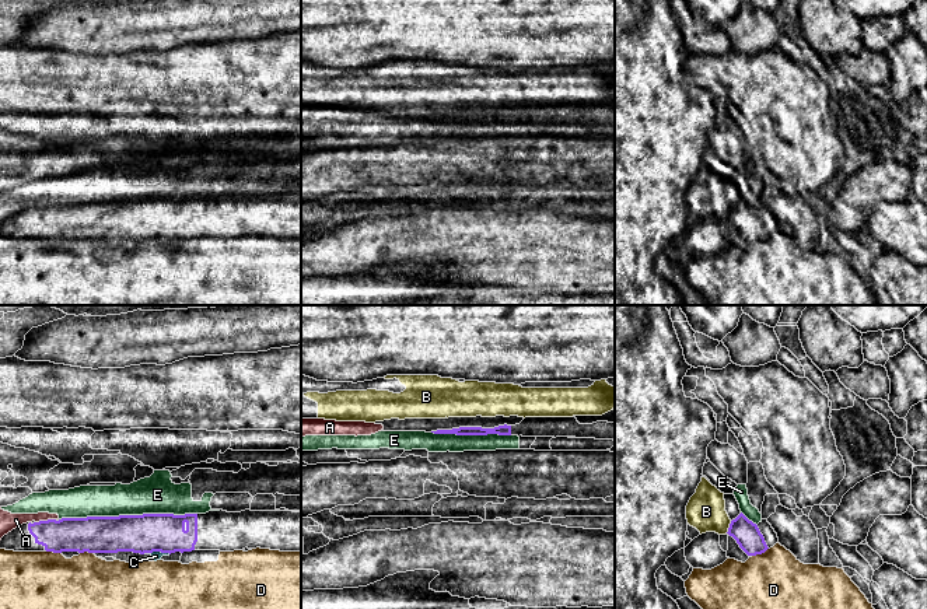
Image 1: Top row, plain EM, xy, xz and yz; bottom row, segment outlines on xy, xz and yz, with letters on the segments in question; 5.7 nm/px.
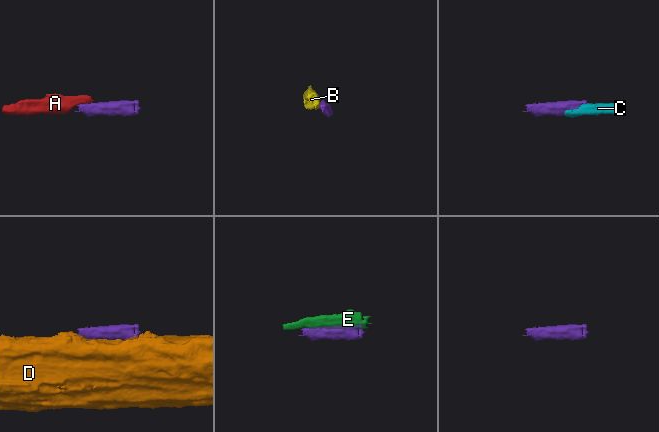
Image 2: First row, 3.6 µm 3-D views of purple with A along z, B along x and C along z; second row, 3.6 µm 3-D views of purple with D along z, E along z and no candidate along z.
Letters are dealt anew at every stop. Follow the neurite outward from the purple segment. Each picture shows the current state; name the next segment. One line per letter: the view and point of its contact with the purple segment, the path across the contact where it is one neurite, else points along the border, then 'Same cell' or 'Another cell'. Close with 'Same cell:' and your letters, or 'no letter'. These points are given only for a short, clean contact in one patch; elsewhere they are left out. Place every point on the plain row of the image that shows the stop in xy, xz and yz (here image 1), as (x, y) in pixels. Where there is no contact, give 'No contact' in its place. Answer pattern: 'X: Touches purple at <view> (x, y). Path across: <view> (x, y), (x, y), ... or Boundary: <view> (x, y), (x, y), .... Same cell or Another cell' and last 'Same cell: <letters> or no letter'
A: Touches purple at xy (45, 207). Another cell
B: Touches purple at yz (730, 213). Another cell
C: Touches purple at xy (158, 237). Same cell
D: Touches purple at yz (759, 240). Another cell
E: Touches purple at xy (128, 202). Another cell
Same cell: C

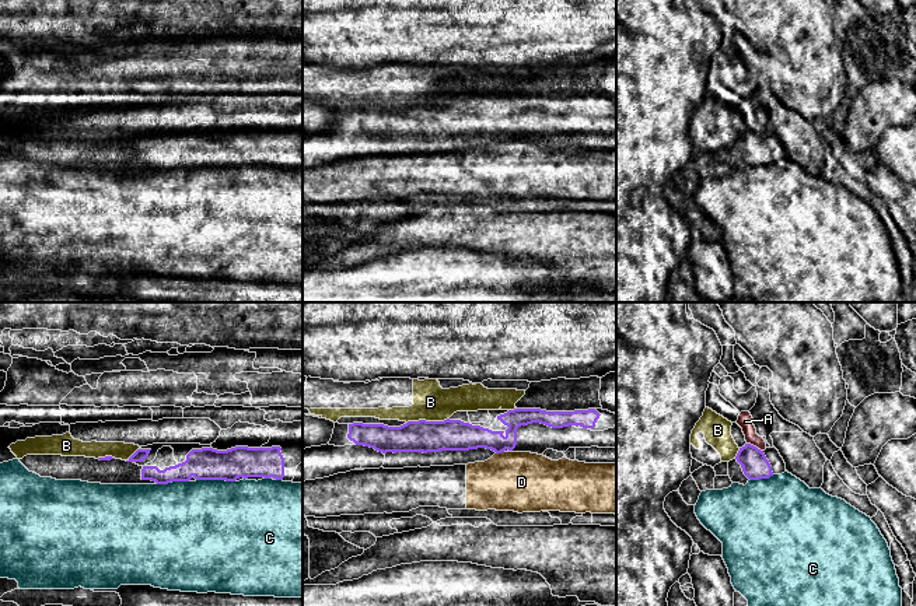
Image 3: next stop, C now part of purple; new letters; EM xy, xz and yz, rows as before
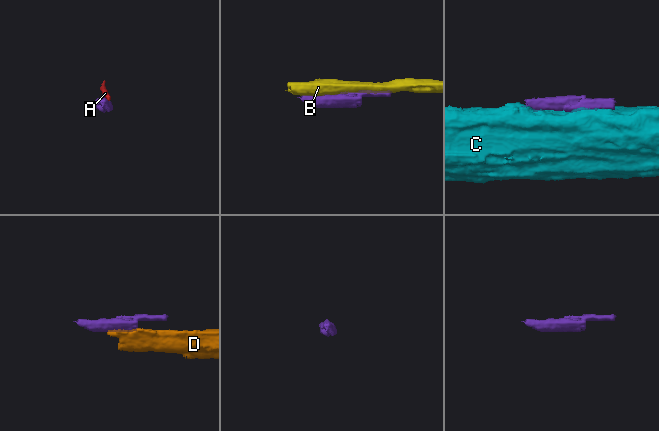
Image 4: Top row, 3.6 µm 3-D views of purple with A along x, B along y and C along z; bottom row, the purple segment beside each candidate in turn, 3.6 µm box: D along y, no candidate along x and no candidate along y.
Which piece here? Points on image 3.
A: Touches purple at yz (755, 133). Another cell
B: Touches purple at xz (427, 108). Boundary: xz (448, 104), (443, 107), (409, 107), (406, 109). Another cell
C: Touches purple at xy (216, 165). Another cell
D: Touches purple at xz (499, 139). Boundary: xz (503, 137), (496, 140). Another cell
Same cell: no letter

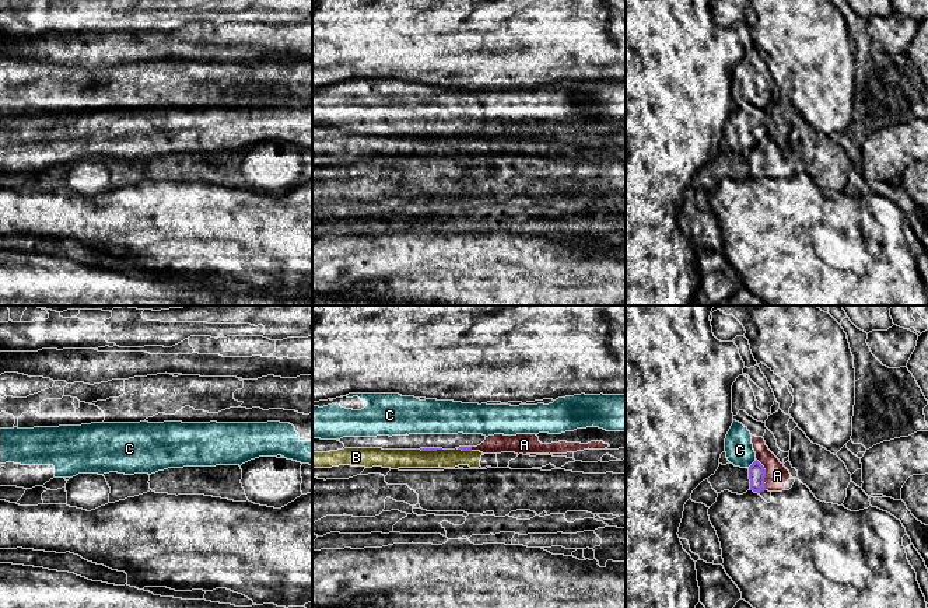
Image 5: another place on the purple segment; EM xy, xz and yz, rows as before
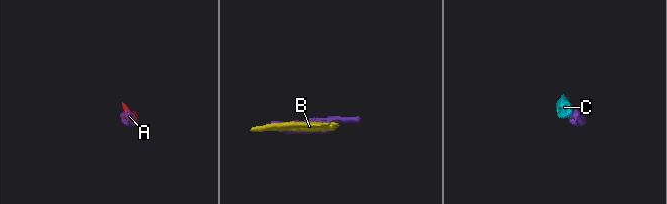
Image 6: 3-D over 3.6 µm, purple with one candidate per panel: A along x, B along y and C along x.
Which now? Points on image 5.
A: Touches purple at yz (764, 160). Same cell
B: Touches purple at xz (431, 136). Another cell
C: Touches purple at yz (753, 149). Boundary: yz (756, 146), (748, 153). Another cell
Same cell: A

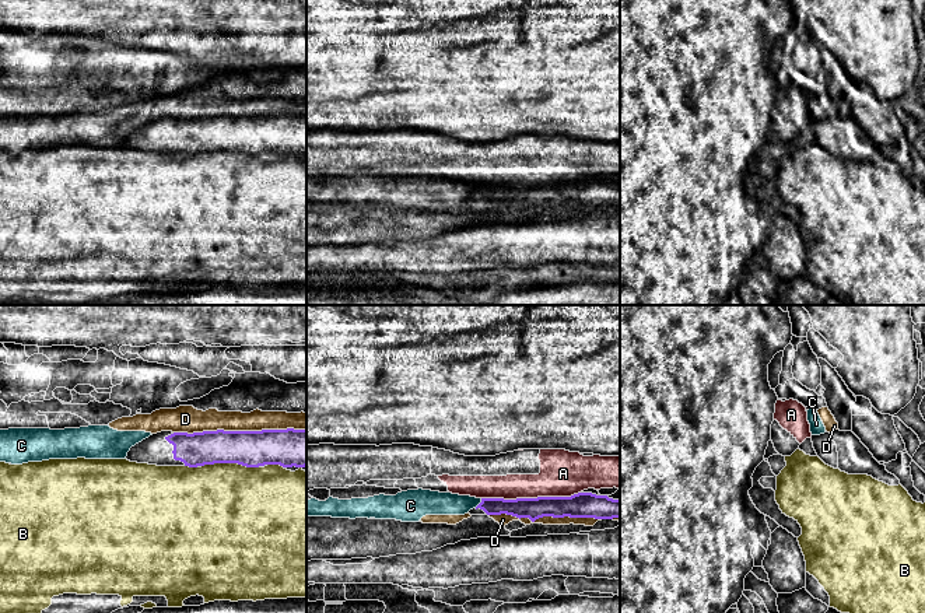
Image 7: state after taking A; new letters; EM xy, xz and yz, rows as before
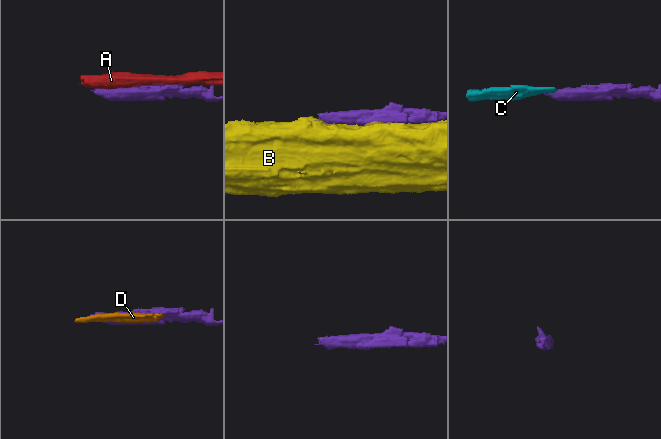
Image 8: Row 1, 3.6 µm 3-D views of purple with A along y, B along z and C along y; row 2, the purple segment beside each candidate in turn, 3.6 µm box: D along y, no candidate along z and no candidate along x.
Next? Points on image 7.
A: Touches purple at xz (531, 185). Boundary: xz (580, 178), (571, 182), (482, 185). Another cell
B: Touches purple at xy (230, 149). Another cell
C: Touches purple at xz (480, 189). Another cell
D: Touches purple at xy (239, 118). Another cell
Same cell: no letter

